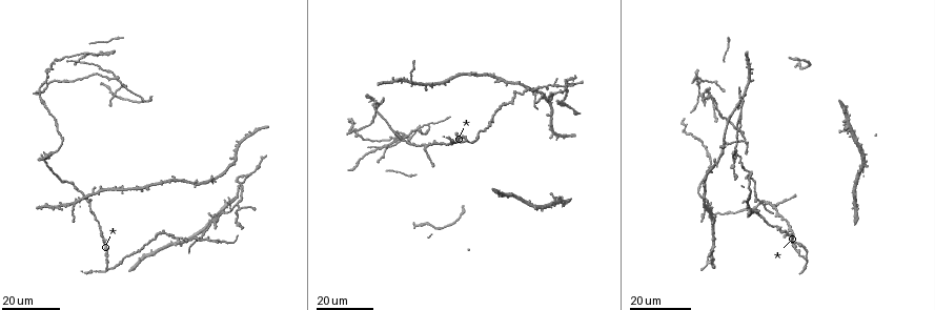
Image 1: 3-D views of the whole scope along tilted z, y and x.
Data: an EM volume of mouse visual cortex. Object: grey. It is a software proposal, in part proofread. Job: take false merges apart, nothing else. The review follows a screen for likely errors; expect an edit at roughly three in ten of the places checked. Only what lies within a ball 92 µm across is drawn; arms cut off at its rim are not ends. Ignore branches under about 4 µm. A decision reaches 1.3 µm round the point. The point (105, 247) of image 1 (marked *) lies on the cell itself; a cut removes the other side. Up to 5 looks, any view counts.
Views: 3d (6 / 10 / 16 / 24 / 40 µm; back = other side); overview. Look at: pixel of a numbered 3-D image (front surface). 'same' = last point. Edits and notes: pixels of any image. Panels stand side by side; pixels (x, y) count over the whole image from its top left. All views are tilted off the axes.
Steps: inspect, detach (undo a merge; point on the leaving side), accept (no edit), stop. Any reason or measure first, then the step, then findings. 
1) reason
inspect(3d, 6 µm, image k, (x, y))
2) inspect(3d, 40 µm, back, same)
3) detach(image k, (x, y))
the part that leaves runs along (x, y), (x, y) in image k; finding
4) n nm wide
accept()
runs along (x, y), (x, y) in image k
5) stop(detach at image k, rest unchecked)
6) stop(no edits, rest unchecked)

side arm on a straight run
inspect(3d, 16 µm, image 1, (92, 210))

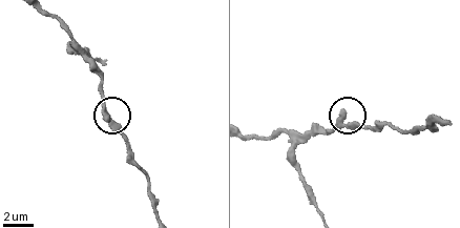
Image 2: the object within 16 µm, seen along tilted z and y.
inspect(3d, 10 µm, image 2, (103, 107))

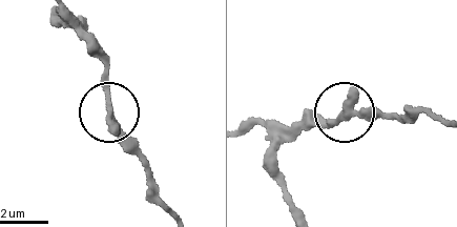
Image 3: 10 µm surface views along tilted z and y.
240 nm wide
accept()
one cell here

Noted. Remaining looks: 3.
arms part here
inspect(3d, 24 µm, image 1, (72, 205))

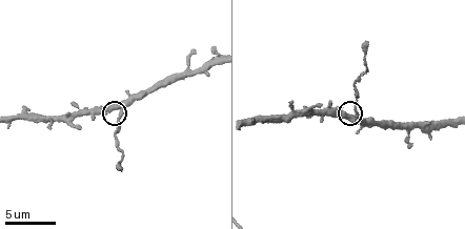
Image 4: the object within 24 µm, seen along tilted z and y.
inspect(3d, 10 µm, image 4, (356, 117))

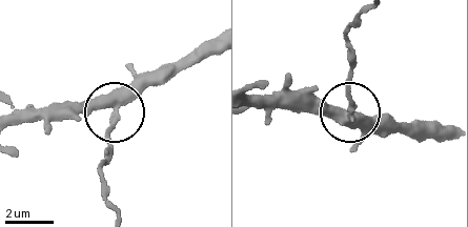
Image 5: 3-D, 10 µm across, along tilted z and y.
330 nm wide
detach(image 5, (107, 139))
the part that leaves runs along (116, 116), (100, 170), (100, 191), (114, 211) in image 5; a second cell is stuck on

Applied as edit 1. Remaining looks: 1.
stop(detach at image 5, rest unchecked)

